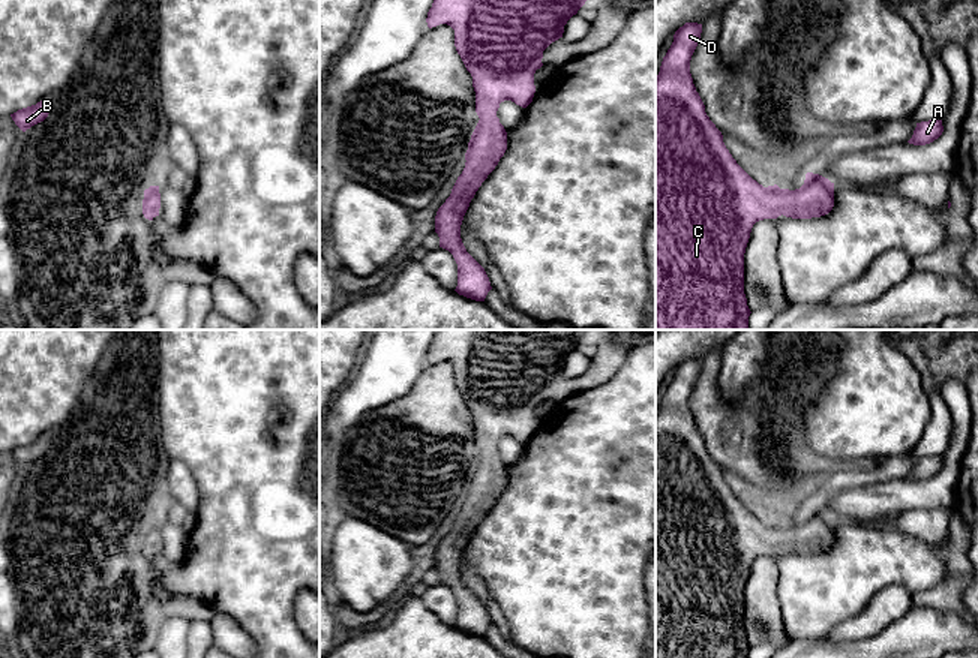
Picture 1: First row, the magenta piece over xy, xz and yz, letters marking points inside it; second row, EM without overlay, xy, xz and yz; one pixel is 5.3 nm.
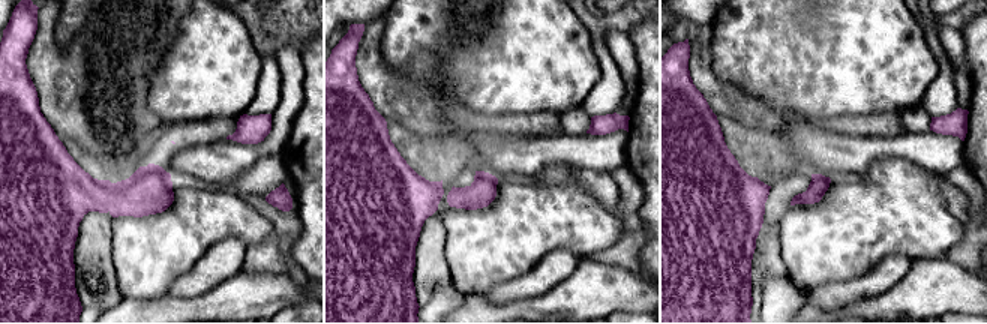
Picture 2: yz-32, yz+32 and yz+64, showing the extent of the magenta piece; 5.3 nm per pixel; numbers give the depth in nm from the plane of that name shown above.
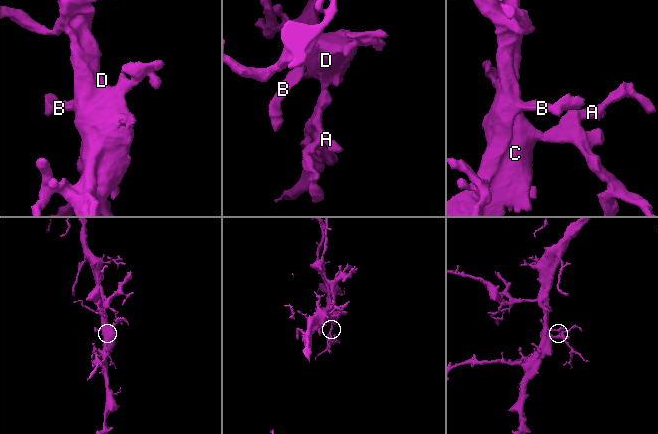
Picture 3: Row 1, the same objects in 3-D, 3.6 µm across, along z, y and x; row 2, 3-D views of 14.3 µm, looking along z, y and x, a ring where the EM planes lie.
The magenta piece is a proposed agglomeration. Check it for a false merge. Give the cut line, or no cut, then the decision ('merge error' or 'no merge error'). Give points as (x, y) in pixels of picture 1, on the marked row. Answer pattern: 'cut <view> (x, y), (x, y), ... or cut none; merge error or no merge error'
cut none; no merge error

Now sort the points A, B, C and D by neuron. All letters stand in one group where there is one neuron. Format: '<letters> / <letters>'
A B C D

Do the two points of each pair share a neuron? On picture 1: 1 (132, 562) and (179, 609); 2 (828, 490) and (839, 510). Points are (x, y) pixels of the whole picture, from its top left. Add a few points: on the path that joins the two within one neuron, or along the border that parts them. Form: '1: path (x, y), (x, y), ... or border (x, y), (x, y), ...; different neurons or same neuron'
1: path (135, 579), (137, 588), (158, 609), (162, 609); same neuron
2: path (833, 495), (839, 505); same neuron

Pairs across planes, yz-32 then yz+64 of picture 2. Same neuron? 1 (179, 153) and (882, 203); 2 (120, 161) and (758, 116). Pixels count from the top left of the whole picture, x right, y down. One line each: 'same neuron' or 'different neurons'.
1: different neurons
2: same neuron

